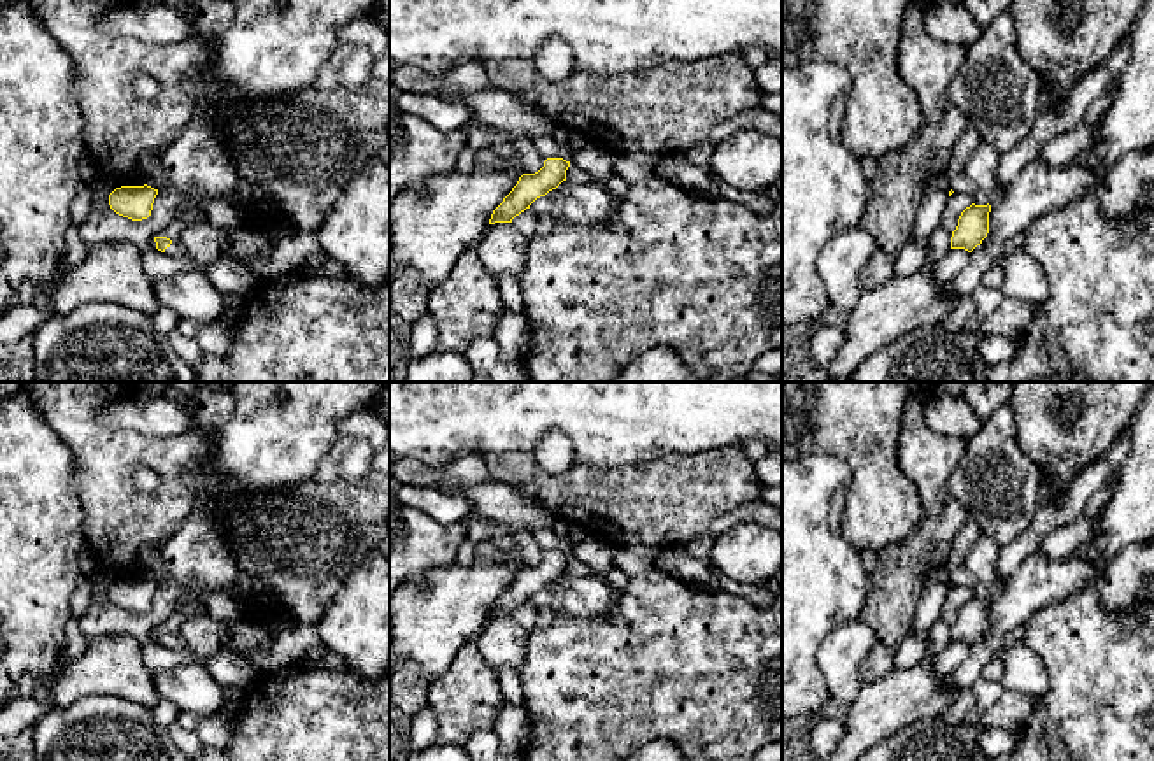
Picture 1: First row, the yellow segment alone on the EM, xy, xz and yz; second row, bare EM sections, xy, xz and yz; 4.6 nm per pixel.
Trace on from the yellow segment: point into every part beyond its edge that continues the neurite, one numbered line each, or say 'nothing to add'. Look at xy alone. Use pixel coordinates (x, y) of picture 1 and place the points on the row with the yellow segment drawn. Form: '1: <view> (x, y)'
1: xy (176, 249)

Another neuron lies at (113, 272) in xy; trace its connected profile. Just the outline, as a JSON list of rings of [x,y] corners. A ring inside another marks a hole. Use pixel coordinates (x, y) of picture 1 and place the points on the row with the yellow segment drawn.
[[[130,242],[91,244],[81,265],[65,272],[58,268],[53,281],[47,309],[56,316],[91,302],[118,303],[147,316],[154,316],[160,309],[142,256]]]

